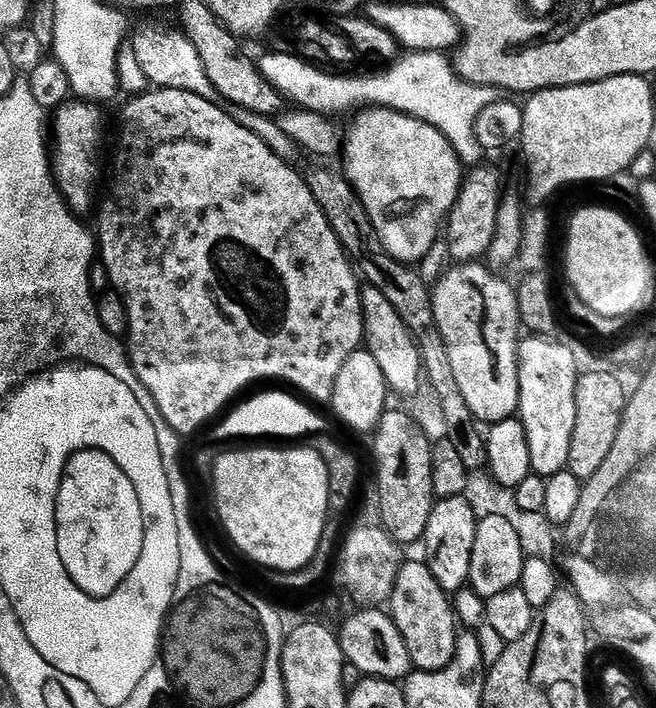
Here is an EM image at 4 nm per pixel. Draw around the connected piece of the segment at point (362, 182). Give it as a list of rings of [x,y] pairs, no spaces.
[[[369,106],[351,117],[352,125],[344,136],[343,175],[355,199],[364,207],[376,236],[385,253],[403,265],[412,266],[430,250],[442,228],[442,221],[452,209],[457,188],[461,185],[464,170],[456,149],[432,124],[395,112],[392,108]]]

